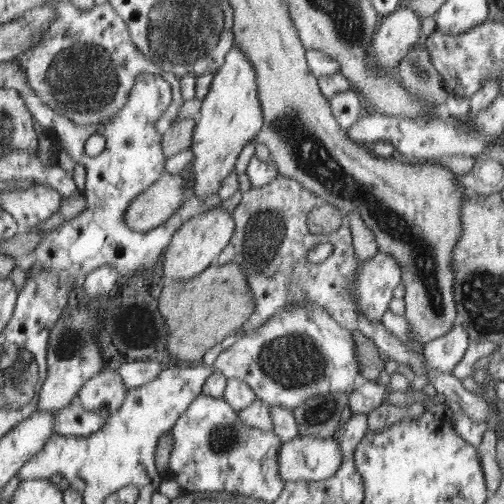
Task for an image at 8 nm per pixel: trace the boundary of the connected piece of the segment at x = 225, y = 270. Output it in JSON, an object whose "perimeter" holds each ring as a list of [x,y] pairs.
{"perimeter":[[[234,262],[226,265],[217,265],[214,263],[201,275],[194,279],[183,281],[172,281],[164,286],[160,294],[159,312],[164,316],[164,321],[168,325],[168,354],[174,360],[182,361],[199,361],[206,350],[211,350],[212,347],[218,346],[227,336],[236,334],[243,328],[243,324],[255,315],[257,301],[251,290],[251,285],[248,284],[246,274],[240,269],[240,266]]]}

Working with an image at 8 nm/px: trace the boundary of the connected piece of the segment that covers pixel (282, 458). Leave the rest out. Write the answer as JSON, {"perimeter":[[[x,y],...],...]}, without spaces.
{"perimeter":[[[302,435],[283,442],[279,451],[280,475],[286,484],[294,481],[319,481],[338,472],[343,452],[336,439]]]}

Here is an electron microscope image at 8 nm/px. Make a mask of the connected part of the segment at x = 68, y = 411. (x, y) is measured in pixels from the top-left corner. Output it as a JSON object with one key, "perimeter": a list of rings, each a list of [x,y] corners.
{"perimeter":[[[73,403],[56,411],[56,435],[88,436],[100,431],[107,424],[107,417],[88,411],[81,404]]]}

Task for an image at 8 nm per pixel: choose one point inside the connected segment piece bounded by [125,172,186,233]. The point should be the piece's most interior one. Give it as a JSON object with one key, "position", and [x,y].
{"position":[151,209]}

